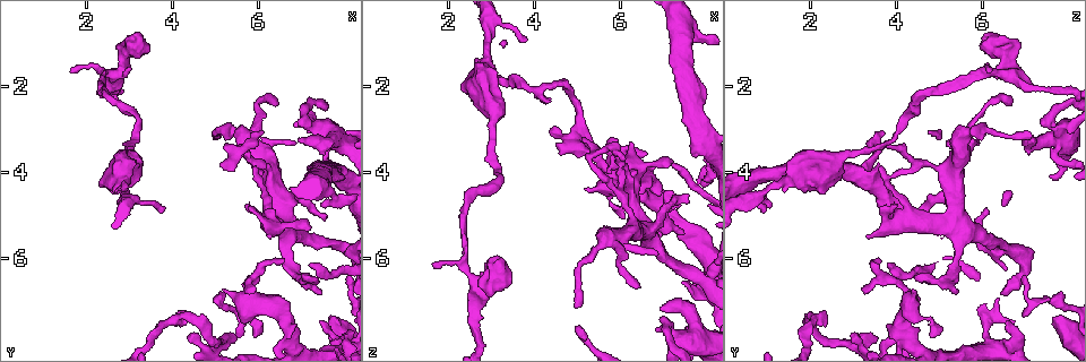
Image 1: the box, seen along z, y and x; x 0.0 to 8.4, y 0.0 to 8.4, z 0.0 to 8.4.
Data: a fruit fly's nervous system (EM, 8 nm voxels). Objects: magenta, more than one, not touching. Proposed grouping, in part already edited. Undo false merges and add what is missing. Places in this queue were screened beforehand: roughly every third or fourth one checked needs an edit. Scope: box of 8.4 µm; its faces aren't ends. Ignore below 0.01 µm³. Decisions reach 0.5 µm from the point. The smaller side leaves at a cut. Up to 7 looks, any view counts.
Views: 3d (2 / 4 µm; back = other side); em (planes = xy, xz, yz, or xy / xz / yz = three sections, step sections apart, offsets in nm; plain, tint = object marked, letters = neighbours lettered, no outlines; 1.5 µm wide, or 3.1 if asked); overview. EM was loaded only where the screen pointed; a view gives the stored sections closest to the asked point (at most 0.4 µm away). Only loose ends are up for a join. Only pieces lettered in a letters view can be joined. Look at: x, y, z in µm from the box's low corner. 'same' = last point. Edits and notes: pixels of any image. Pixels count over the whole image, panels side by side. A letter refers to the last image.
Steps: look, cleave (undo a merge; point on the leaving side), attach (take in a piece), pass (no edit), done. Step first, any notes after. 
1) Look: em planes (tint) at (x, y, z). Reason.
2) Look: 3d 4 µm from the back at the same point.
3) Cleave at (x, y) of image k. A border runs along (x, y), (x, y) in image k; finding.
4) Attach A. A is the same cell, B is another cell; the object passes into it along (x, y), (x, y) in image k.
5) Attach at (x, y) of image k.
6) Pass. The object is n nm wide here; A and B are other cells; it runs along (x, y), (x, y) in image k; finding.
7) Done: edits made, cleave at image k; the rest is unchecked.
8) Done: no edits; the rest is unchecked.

Look: em planes (letters) at (5.00, 7.00, 7.60). An open end.

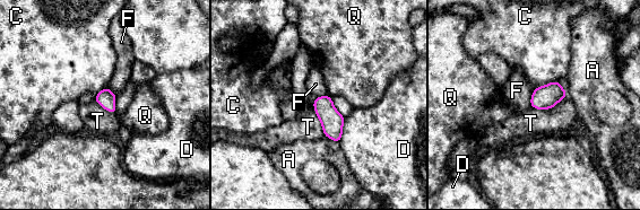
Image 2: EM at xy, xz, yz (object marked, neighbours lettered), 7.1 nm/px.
Pass. The object is 130 nm wide here; A, C, D, F, Q and T are other cells; a border runs along (313, 98), (313, 110), (325, 136) in image 2; no lettered piece goes on from it.

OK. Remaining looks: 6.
Look: em yz step 8 (letters) at (7.45, 6.80, 5.40). Free end.

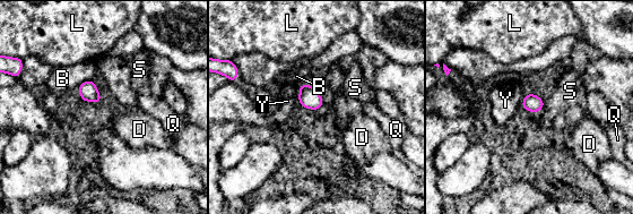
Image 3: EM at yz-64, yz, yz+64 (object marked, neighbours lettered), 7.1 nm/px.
Pass. B, D, L, Q, S and Y are other cells; a border runs along (545, 102), (542, 109) in image 3; none of them fits.

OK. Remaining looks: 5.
Look: 3d 2 µm from the back at (1.70, 1.65, 6.25). Tapers out.

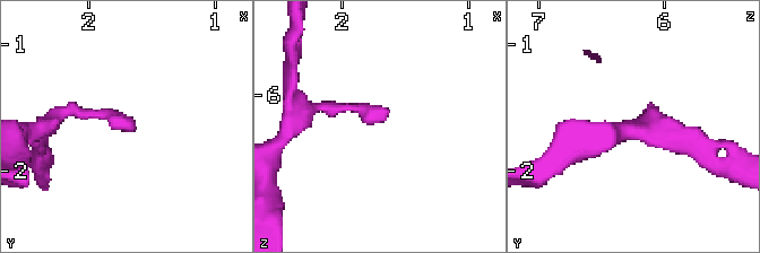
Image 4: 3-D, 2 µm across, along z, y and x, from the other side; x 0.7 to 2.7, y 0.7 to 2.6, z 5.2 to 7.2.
Look: em planes (letters) at (1.66, 1.68, 6.22).

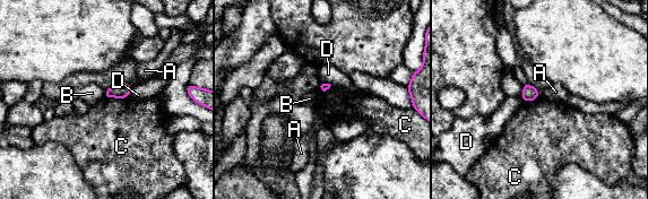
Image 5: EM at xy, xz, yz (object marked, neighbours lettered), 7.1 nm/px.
Pass. A, B, C and D are other cells; a border runs along (129, 95), (104, 98) in image 5; none of them fits.

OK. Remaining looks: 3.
Done: no edits; the rest is unchecked.

